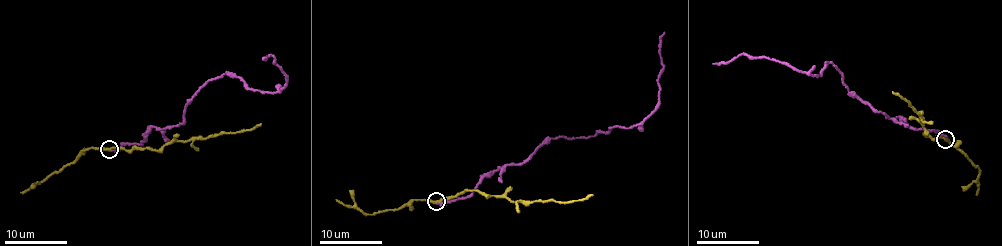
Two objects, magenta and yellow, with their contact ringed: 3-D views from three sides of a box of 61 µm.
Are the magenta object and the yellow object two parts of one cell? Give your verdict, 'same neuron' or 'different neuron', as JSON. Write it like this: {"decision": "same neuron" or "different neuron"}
{"decision": "different neuron"}

